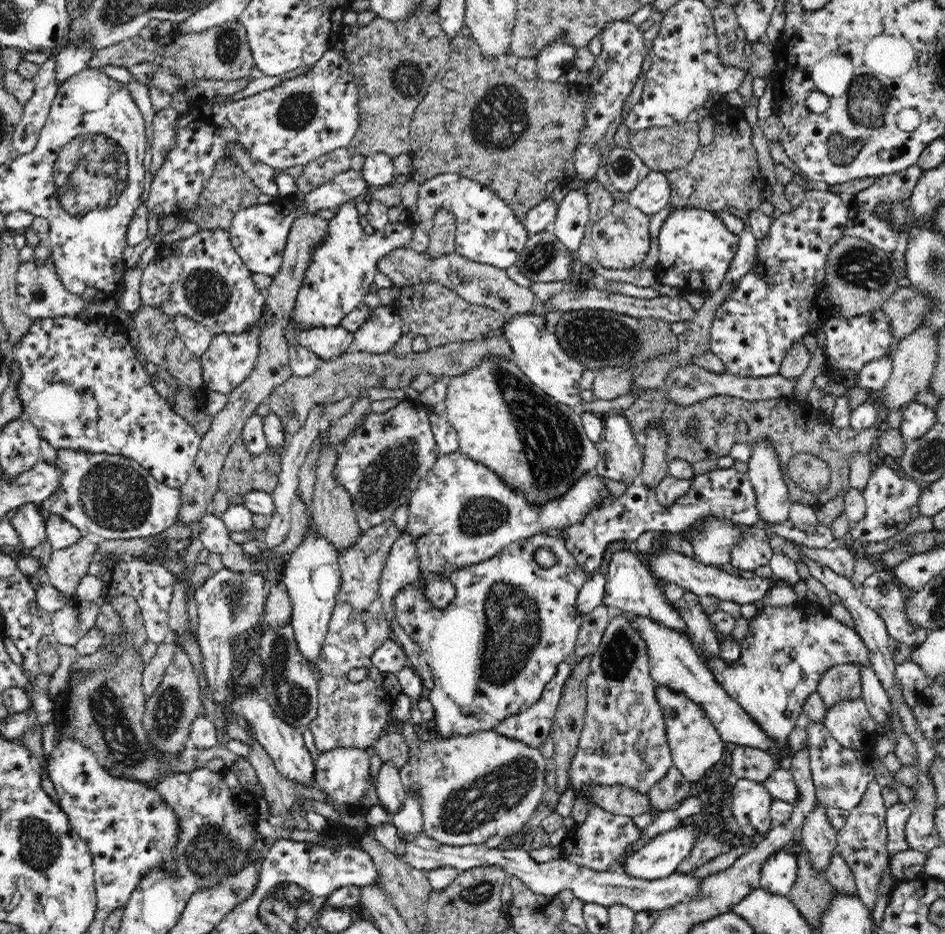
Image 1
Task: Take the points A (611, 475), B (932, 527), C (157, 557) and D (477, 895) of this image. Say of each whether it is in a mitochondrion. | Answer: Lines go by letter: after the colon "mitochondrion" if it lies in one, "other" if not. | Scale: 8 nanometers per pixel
A: other
B: other
C: other
D: mitochondrion

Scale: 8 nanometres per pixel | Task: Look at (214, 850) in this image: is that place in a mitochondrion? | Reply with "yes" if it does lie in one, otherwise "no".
yes

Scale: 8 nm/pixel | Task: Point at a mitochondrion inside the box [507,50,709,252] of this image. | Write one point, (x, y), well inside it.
(622, 167)

